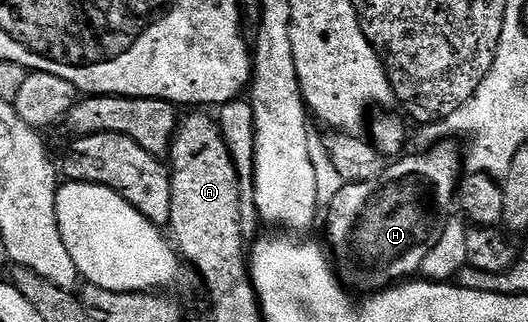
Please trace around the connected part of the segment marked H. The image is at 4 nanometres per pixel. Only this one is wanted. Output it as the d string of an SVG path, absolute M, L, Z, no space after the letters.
M436 144L421 152L421 157L401 156L375 182L339 186L328 209L326 245L341 282L349 290L361 289L361 294L371 295L421 272L423 260L439 243L458 197L462 157L454 145Z

